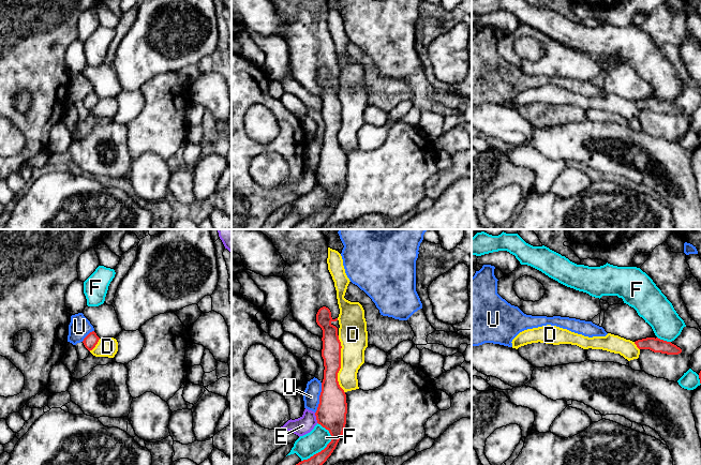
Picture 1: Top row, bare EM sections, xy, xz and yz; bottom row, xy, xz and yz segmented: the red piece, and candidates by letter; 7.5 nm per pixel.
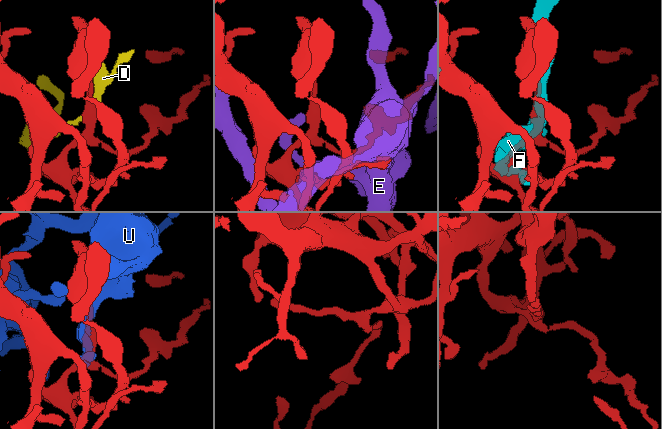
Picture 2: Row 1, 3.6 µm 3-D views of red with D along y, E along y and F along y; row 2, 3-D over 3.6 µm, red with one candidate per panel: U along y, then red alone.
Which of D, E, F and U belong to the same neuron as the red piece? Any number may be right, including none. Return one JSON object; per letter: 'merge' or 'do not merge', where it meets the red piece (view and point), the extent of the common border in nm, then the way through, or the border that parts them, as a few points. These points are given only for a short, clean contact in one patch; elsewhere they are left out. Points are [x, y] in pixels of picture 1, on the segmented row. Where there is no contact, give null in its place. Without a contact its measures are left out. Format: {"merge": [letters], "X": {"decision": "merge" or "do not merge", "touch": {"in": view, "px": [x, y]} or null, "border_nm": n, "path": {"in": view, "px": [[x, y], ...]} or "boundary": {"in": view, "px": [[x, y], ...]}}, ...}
{"merge": [], "D": {"decision": "do not merge", "touch": {"in": "xz", "px": [340, 364]}, "border_nm": 440}, "E": {"decision": "do not merge", "touch": {"in": "xz", "px": [316, 418]}, "border_nm": 80}, "F": {"decision": "do not merge", "touch": {"in": "xz", "px": [327, 446]}, "border_nm": 320}, "U": {"decision": "do not merge", "touch": {"in": "xz", "px": [319, 398]}, "border_nm": 240}}

